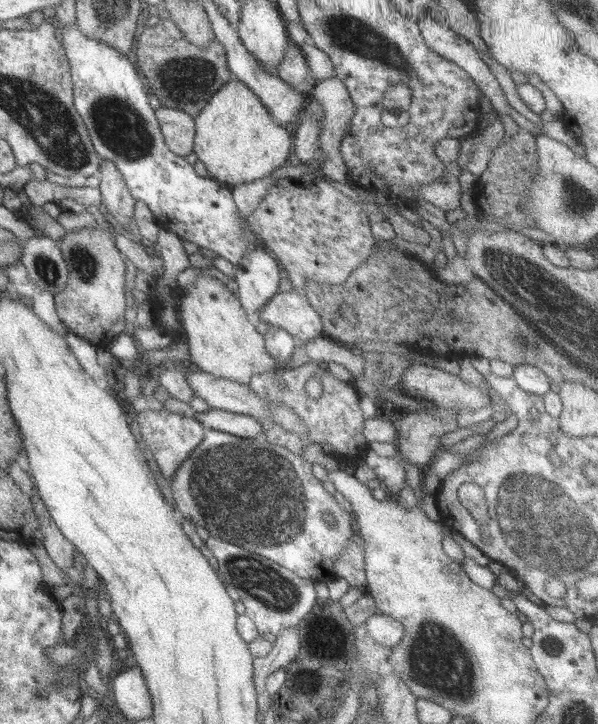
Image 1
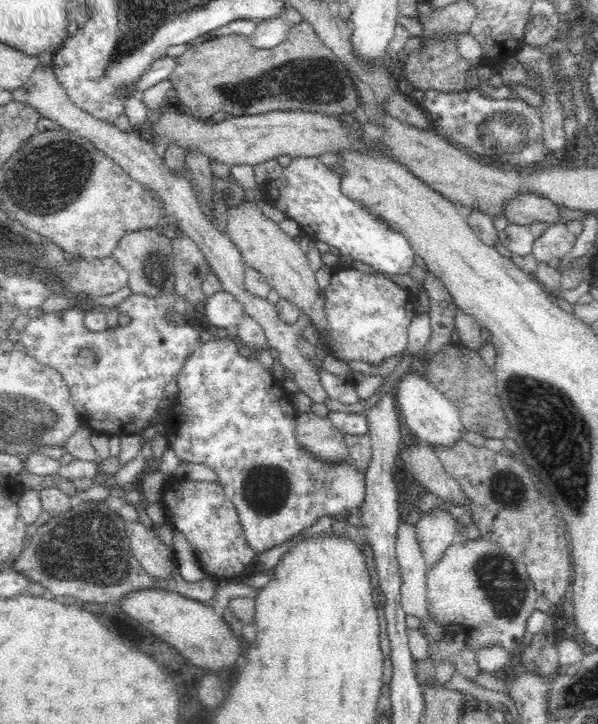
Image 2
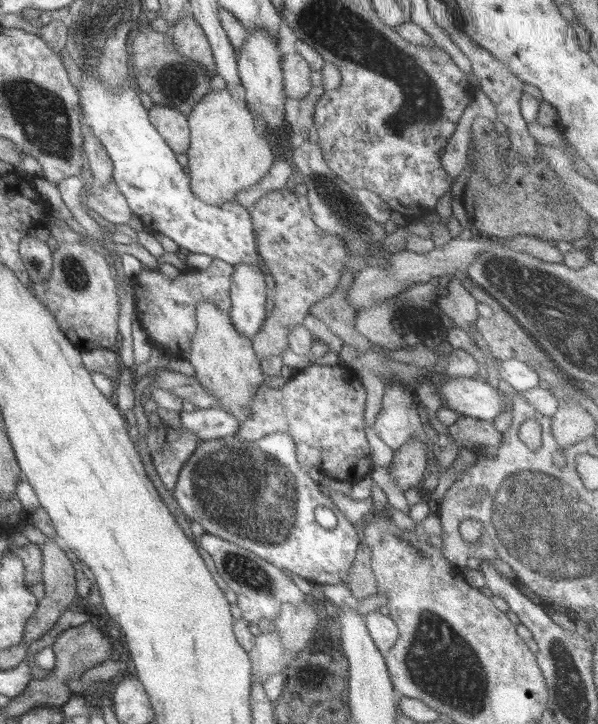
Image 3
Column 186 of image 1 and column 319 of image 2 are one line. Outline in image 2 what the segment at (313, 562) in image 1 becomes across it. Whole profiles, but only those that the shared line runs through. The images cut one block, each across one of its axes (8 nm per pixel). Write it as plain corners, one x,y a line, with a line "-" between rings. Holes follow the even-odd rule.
215,338
215,340
194,345
194,352
190,354
181,374
176,379
179,394
172,403
168,417
164,420
167,428
165,437
167,438
169,448
174,450
180,461
194,462
205,468
210,466
210,468
216,471
218,482
223,486
226,496
233,502
236,511
238,511
238,519
240,519
240,523
244,527
244,535
248,539
248,545
257,553
261,553
265,550
270,550
277,544
286,542
289,538
302,532
307,526
316,524
319,518
324,516
342,516
344,510
352,512
354,508
360,507
365,499
365,474
354,465
351,459
334,462
320,461
318,457
305,450
298,443
296,437
296,416
298,411
294,409
291,401
292,394
282,390
282,381
274,378
269,371
266,371
257,359
252,360
238,353
236,345
236,341
233,342
230,338

